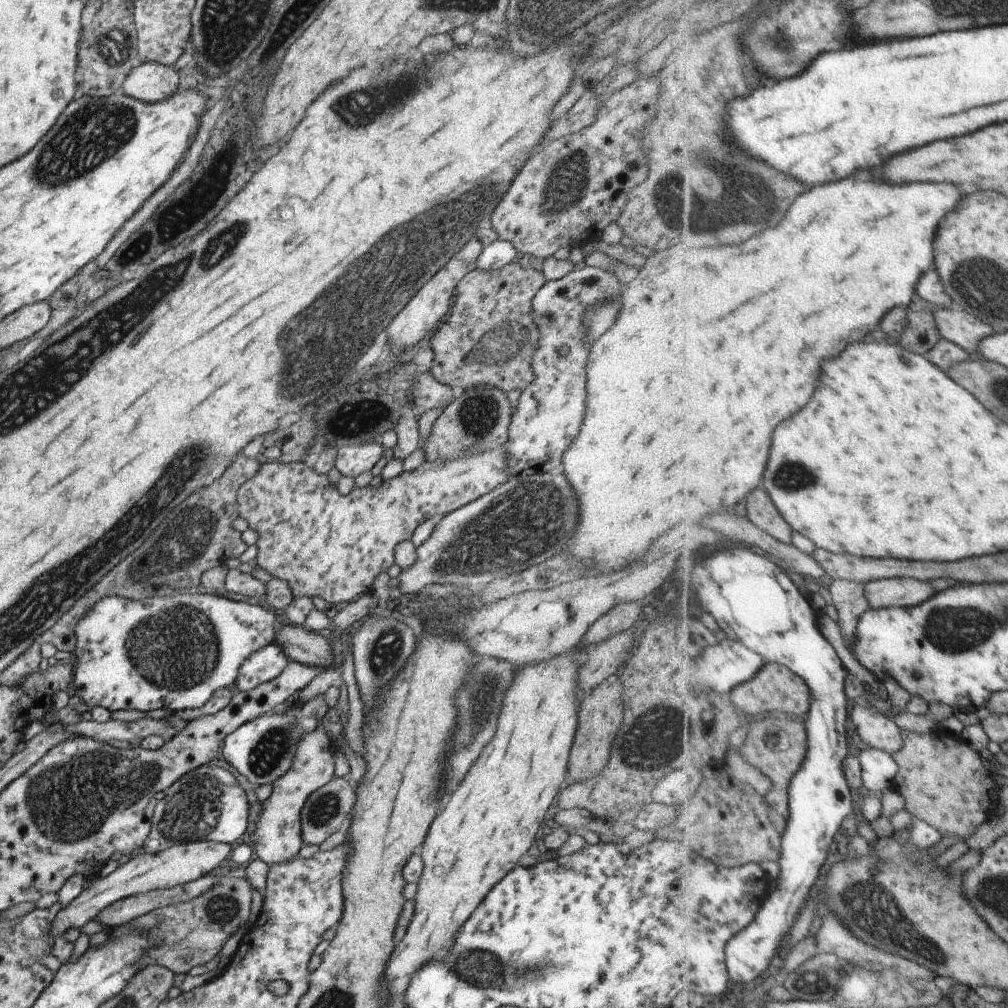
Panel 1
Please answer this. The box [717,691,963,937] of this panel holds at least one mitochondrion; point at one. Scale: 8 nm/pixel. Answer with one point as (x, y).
(916, 866)

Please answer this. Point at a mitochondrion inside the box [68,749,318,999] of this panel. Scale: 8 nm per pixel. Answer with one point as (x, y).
(194, 808)

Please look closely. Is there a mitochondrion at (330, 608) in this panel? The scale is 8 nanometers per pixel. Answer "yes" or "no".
no

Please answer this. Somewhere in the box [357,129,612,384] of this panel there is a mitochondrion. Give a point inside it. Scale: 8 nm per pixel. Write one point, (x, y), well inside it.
(497, 349)

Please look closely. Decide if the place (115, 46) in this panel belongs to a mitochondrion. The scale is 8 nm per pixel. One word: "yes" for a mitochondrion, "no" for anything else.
yes

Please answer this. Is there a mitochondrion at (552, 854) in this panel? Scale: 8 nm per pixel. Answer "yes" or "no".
no

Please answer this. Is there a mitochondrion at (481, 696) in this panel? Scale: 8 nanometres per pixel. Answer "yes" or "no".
yes

